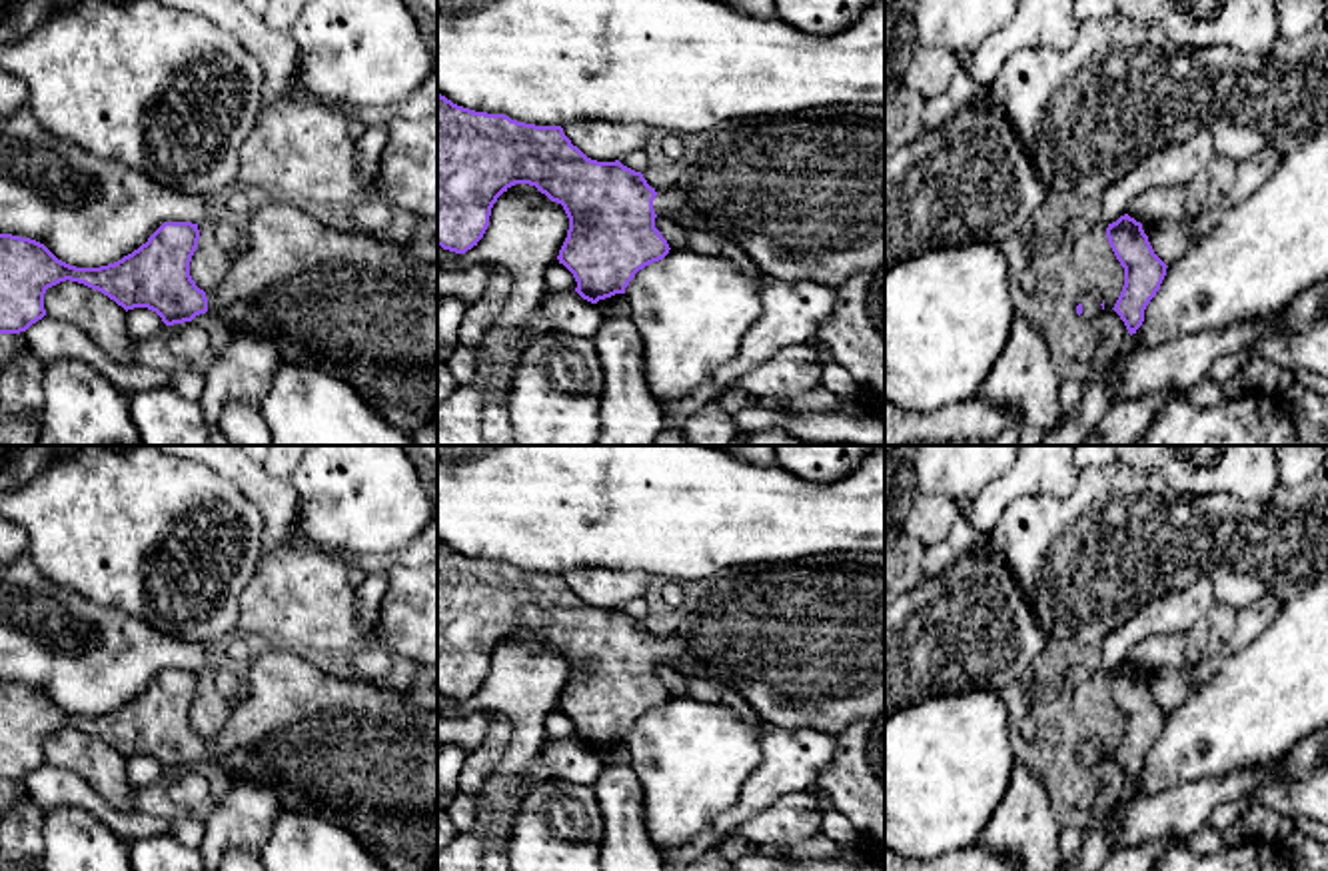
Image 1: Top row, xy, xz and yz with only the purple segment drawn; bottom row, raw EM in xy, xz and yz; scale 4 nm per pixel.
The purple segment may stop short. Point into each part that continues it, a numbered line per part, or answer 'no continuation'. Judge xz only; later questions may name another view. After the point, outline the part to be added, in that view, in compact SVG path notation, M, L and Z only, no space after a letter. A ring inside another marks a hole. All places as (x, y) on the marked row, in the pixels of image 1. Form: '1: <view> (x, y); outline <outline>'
1: xz (803, 198); outline M829 116L777 120L719 132L699 158L653 200L657 218L737 244L767 280L839 288L885 264L885 122Z

